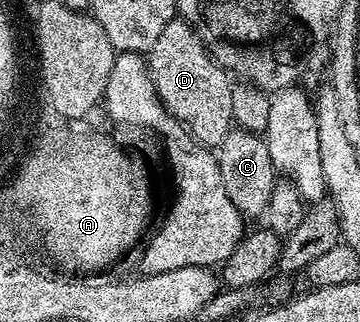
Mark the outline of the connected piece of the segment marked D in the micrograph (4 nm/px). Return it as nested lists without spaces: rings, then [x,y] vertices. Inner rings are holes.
[[[178,16],[169,21],[167,28],[163,28],[159,40],[155,40],[155,44],[147,51],[147,61],[151,80],[155,84],[157,95],[161,98],[165,108],[170,110],[204,146],[220,147],[221,142],[229,135],[230,129],[234,125],[231,112],[234,87],[229,86],[230,75],[213,59],[213,55],[199,40],[197,33],[188,26],[184,18]]]

